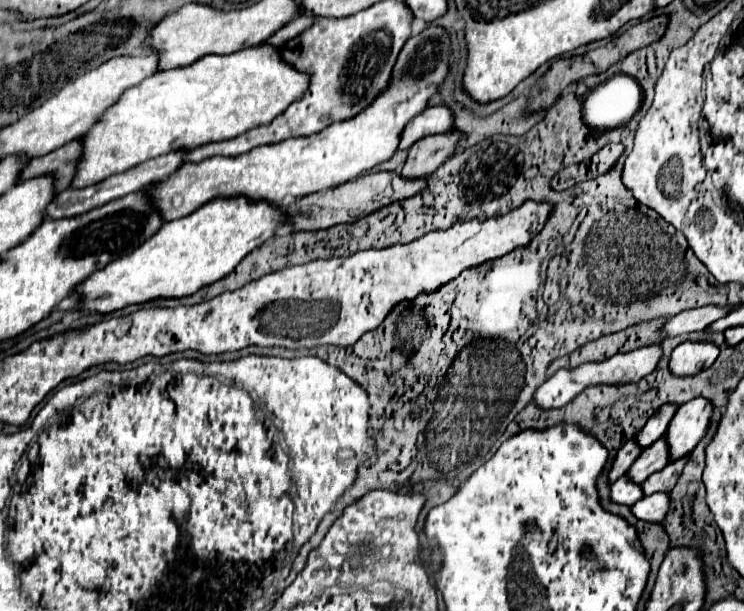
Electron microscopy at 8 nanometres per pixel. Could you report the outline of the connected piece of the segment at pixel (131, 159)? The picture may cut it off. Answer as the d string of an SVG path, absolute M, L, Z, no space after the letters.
M260 43L256 47L244 47L232 55L204 55L192 63L192 67L176 67L172 71L158 71L150 79L144 79L140 85L130 87L120 101L106 111L100 123L84 135L84 153L78 165L78 173L72 181L74 187L86 187L106 179L108 175L124 173L152 157L176 151L176 149L194 149L212 141L226 141L272 123L280 113L286 111L290 103L300 99L308 91L310 75L298 71L288 63L278 47L270 43Z

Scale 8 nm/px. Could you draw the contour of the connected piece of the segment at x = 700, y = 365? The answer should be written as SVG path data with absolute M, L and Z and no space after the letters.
M698 341L680 343L678 347L674 347L670 355L670 371L678 377L696 375L708 369L716 361L718 353L720 349L714 343L698 343Z

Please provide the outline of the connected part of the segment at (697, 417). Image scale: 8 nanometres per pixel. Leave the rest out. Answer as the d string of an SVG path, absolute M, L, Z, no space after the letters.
M692 399L678 407L668 431L666 439L670 445L670 461L676 461L688 455L698 441L706 435L712 417L712 403L708 399Z

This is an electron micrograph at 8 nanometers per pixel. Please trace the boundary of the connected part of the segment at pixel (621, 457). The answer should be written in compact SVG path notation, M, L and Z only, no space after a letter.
M630 439L628 443L622 445L622 449L618 451L612 471L610 471L610 483L614 483L618 477L622 477L634 463L634 459L642 453L642 447L636 443L636 439Z

